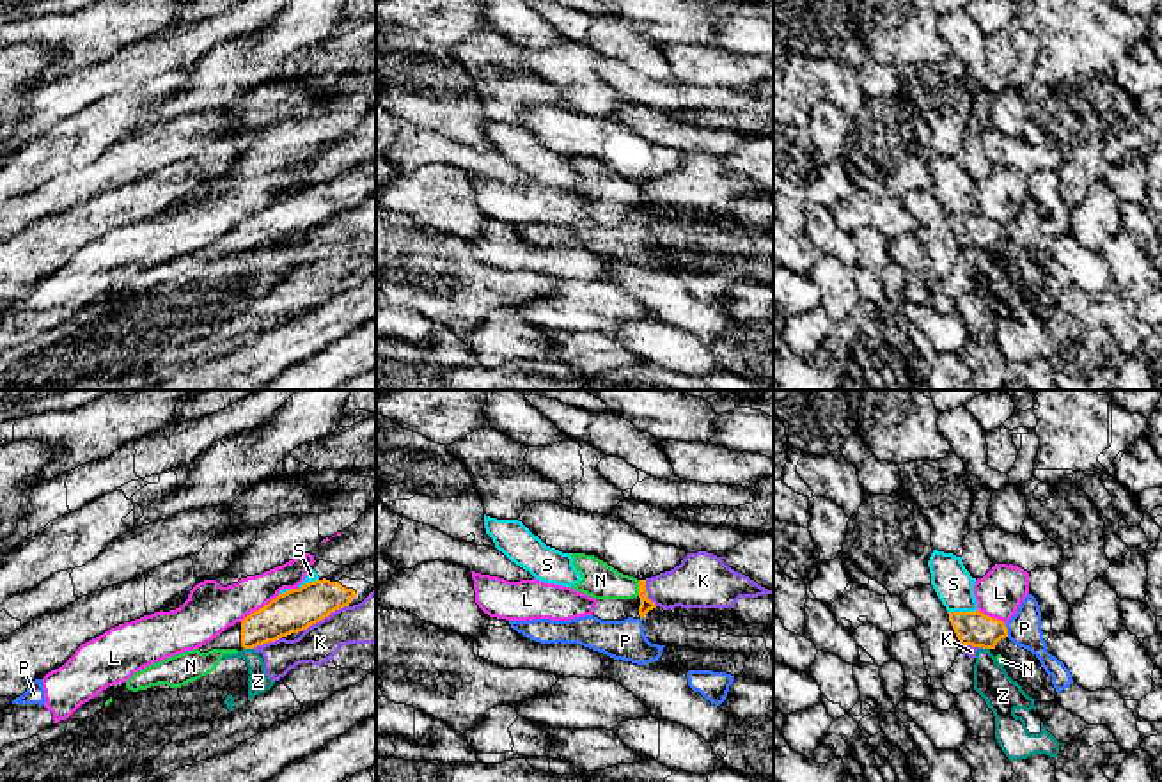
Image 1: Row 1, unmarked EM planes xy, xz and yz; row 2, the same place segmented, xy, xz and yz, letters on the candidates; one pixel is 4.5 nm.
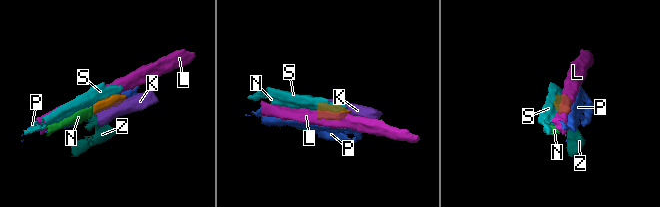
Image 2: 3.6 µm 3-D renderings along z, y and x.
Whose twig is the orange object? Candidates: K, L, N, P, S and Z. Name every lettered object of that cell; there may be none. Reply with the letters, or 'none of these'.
N

